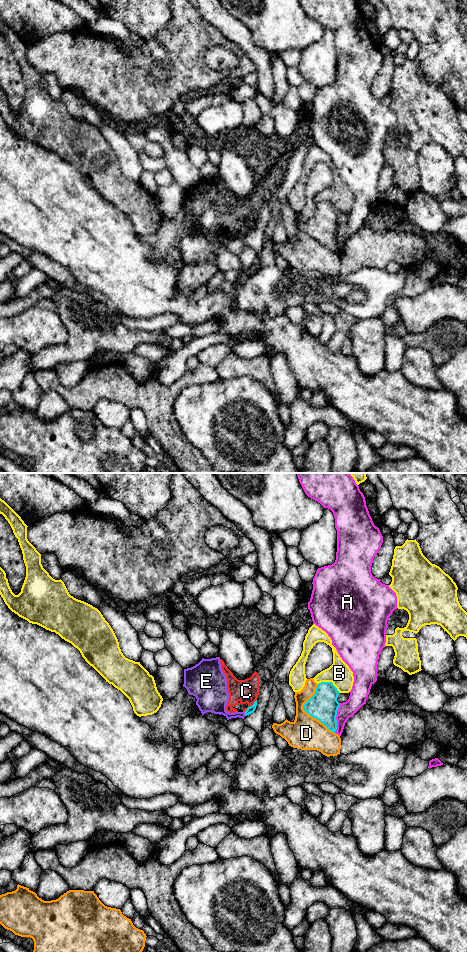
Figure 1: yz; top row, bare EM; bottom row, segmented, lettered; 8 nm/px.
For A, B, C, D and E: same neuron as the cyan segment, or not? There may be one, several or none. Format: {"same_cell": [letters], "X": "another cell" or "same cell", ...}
{"same_cell": [], "A": "another cell", "B": "another cell", "C": "another cell", "D": "another cell", "E": "another cell"}

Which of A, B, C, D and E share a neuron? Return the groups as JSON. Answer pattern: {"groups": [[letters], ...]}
{"groups": [["A"], ["B"], ["C", "E"], ["D"]]}

